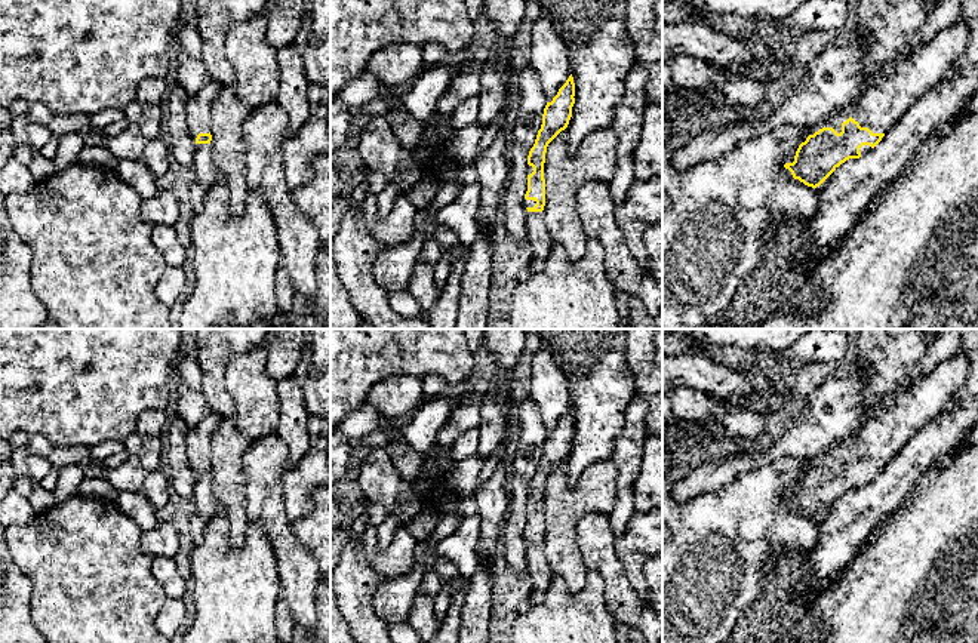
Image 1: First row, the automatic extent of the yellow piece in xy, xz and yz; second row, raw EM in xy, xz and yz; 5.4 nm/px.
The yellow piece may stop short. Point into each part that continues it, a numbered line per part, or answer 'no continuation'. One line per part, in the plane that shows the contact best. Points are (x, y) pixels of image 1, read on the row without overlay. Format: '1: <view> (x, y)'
1: yz (882, 437)

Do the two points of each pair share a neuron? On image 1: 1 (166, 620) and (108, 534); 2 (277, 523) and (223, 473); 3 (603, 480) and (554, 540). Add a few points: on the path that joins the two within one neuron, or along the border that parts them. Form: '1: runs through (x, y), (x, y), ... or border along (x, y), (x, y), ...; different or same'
1: border along (168, 597), (156, 618), (156, 627); different
2: border along (242, 461), (245, 473), (245, 514), (249, 520); different
3: runs through (589, 495), (560, 525); same

